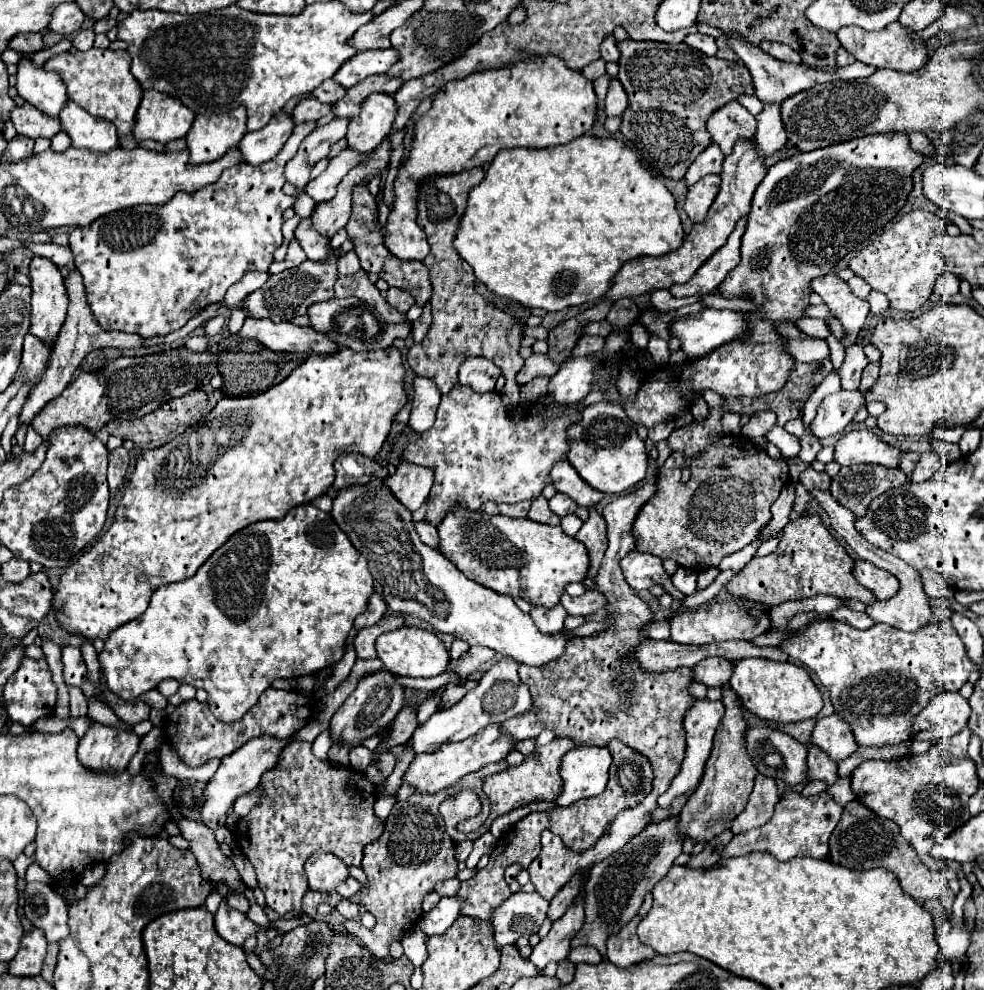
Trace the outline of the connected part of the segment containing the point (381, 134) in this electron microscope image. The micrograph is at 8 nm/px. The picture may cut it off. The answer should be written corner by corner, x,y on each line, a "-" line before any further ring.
371,95
363,103
363,111
349,123
345,135
349,149
369,153
385,139
395,119
395,101
391,95

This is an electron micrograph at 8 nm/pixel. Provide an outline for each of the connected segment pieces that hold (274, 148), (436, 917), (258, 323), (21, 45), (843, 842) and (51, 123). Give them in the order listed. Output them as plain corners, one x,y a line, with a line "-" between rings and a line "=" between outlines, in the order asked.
285,111
273,115
273,119
259,131
247,133
239,147
249,165
261,165
267,159
273,159
285,145
293,131
293,117
=
441,897
441,901
429,913
423,913
419,917
419,923
417,925
419,925
419,929
427,937
441,935
459,917
459,911
461,911
459,899
455,899
455,897
=
245,319
241,337
253,337
261,341
271,351
305,353
305,355
333,355
339,345
327,335
315,331
313,327
299,327
295,323
271,323
269,319
=
31,33
31,35
17,35
15,39
11,39
9,43
11,49
19,51
19,53
27,53
33,55
37,51
43,49
43,35
41,33
=
851,801
843,809
841,821
835,827
835,831
831,833
829,859
833,863
849,867
849,869
883,867
883,869
895,873
895,877
899,879
901,889
919,903
923,903
927,899
937,899
937,897
947,893
945,877
941,873
937,873
937,871
927,871
927,867
923,867
923,863
919,861
919,857
917,857
915,849
911,847
911,843
907,843
899,835
899,829
895,827
895,823
875,815
869,807
865,807
859,801
=
25,103
11,111
11,121
19,135
37,139
37,137
53,137
61,131
61,123
57,117
49,117
39,113
33,105

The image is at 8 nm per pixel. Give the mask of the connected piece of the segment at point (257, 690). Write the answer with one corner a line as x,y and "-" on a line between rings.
315,505
293,507
285,519
253,523
223,543
199,571
177,583
161,585
147,611
113,631
99,655
107,685
123,699
151,691
163,679
177,679
207,691
209,711
223,723
239,721
275,679
315,675
341,661
353,621
367,609
373,579
367,561
351,545
329,513

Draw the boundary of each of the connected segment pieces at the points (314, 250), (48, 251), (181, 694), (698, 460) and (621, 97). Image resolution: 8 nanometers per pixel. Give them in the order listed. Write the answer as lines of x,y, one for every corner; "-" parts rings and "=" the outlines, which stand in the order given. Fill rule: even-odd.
301,219
299,227
295,229
295,239
299,241
301,249
307,253
309,259
315,261
323,261
327,259
327,249
329,249
329,241
317,233
311,225
311,219
=
28,243
26,246
35,254
51,259
57,266
67,267
71,272
75,269
73,253
69,246
59,246
53,243
=
181,685
179,691
177,691
173,697
169,697
167,701
169,701
171,705
179,705
179,703
189,701
189,699
195,699
195,689
193,689
193,687
187,687
187,685
=
737,435
721,437
717,443
703,449
689,463
691,477
687,483
681,481
681,469
685,467
685,461
685,453
673,451
659,469
655,499
651,499
651,503
647,503
647,507
643,507
643,511
639,513
639,519
635,519
635,549
641,553
657,555
659,559
673,559
688,570
705,571
717,567
723,557
743,549
759,537
759,531
771,519
771,505
779,497
779,491
789,483
789,467
785,459
775,461
749,439
=
611,79
605,99
607,99
605,101
605,115
607,117
623,115
623,111
627,107
627,93
623,91
623,87
621,87
621,83
617,79

